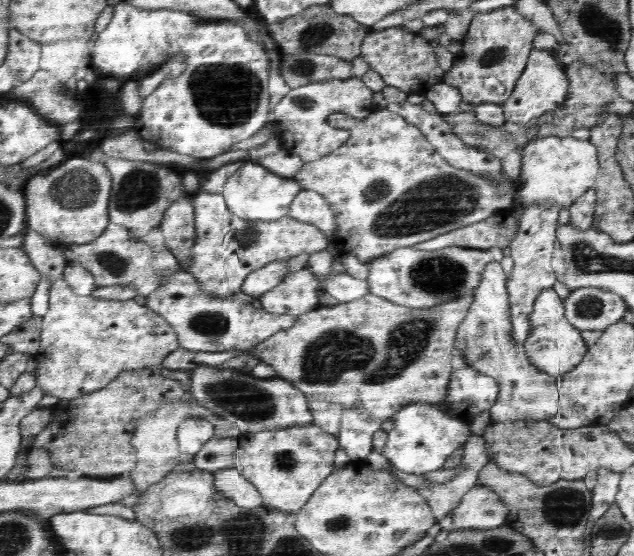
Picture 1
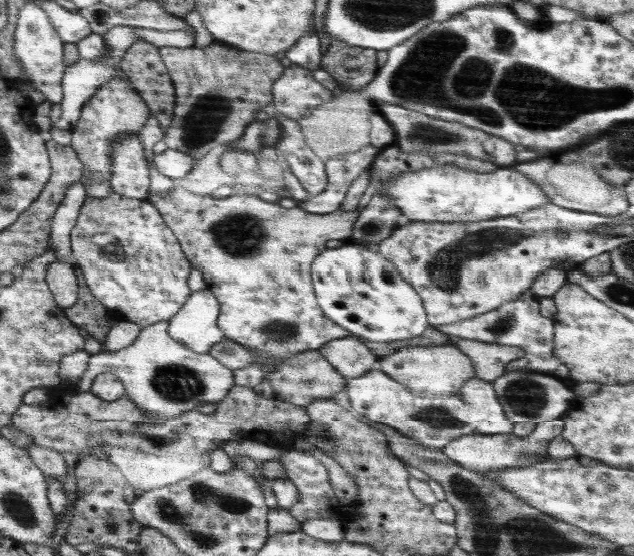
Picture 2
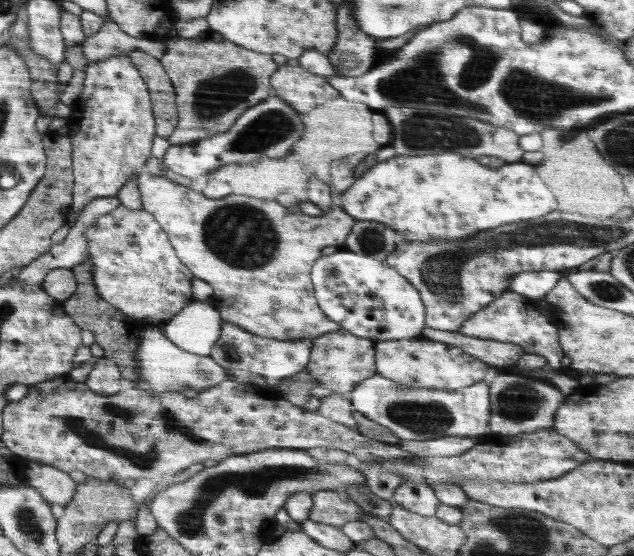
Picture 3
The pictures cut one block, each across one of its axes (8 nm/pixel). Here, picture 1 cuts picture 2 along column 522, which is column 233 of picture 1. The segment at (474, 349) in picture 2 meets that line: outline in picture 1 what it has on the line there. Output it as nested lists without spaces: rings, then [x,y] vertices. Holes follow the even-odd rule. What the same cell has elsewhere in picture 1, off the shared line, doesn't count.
[[[468,292],[458,300],[432,308],[408,308],[373,294],[349,303],[318,303],[298,315],[290,328],[276,332],[252,351],[201,352],[178,348],[159,366],[190,372],[200,367],[219,367],[232,358],[251,354],[260,362],[271,364],[276,376],[300,389],[308,403],[338,403],[381,424],[409,403],[439,405],[446,400],[457,330],[473,300],[474,292]]]

